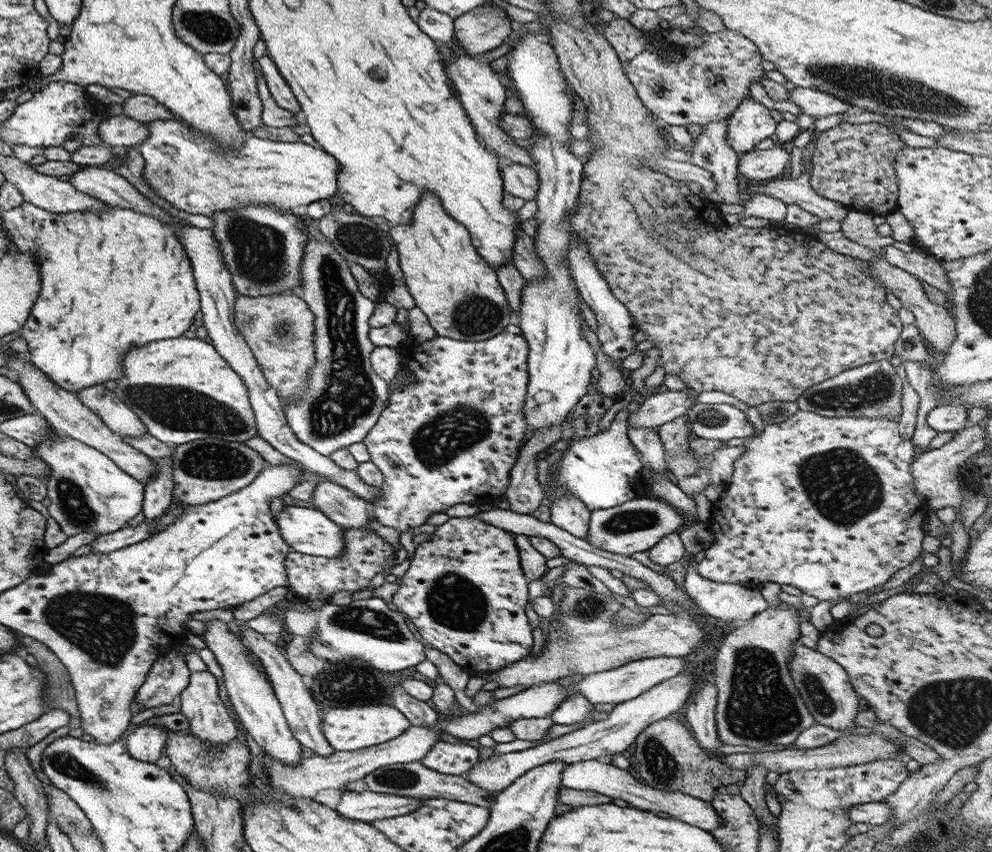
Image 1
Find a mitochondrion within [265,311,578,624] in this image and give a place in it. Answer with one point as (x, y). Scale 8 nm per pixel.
(446, 436)

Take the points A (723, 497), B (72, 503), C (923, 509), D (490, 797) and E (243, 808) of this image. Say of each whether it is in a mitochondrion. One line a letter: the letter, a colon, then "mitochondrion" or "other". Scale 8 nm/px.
A: other
B: mitochondrion
C: other
D: other
E: other

